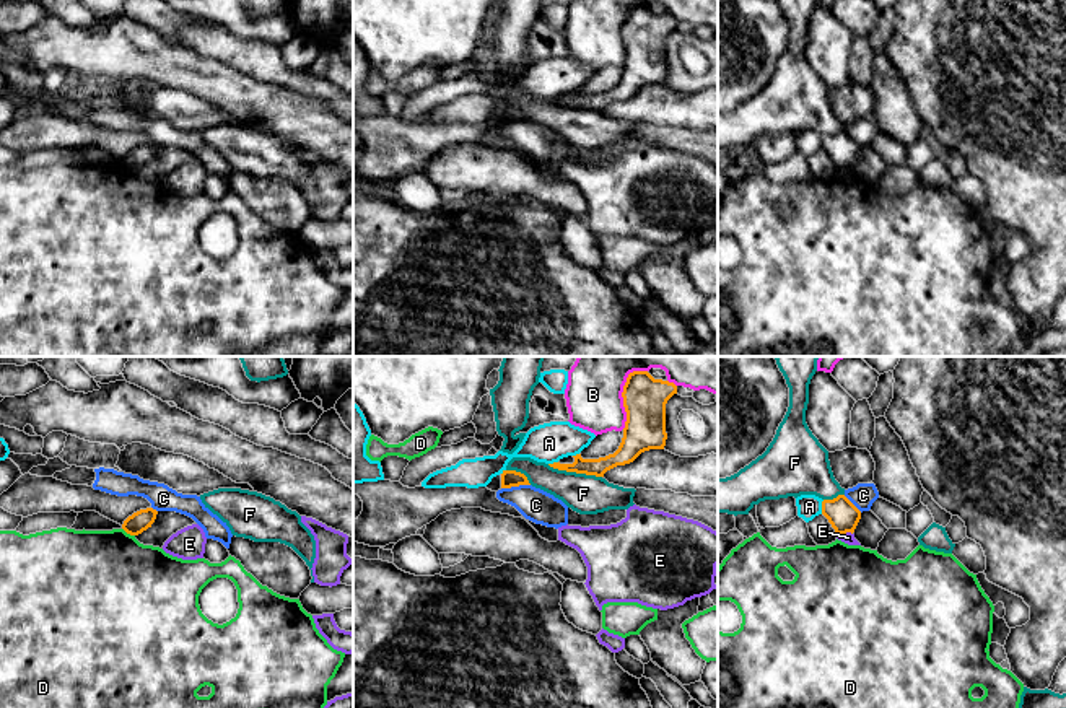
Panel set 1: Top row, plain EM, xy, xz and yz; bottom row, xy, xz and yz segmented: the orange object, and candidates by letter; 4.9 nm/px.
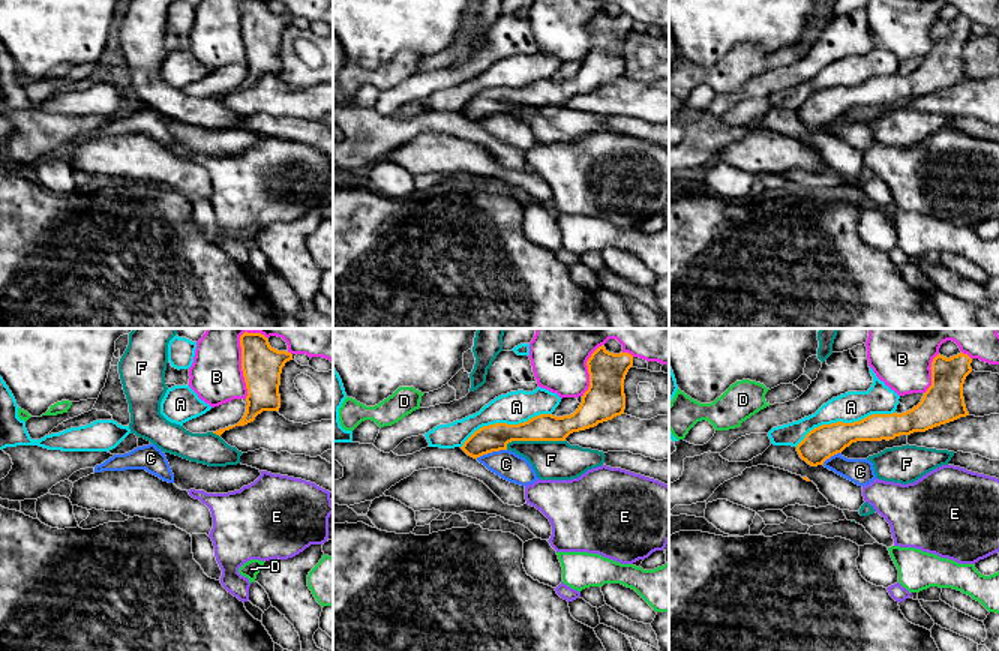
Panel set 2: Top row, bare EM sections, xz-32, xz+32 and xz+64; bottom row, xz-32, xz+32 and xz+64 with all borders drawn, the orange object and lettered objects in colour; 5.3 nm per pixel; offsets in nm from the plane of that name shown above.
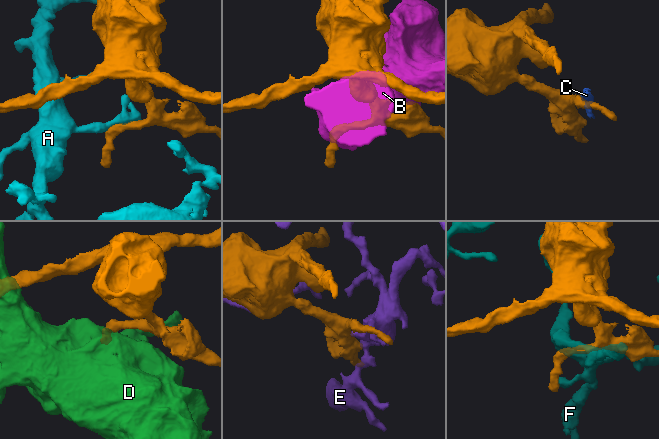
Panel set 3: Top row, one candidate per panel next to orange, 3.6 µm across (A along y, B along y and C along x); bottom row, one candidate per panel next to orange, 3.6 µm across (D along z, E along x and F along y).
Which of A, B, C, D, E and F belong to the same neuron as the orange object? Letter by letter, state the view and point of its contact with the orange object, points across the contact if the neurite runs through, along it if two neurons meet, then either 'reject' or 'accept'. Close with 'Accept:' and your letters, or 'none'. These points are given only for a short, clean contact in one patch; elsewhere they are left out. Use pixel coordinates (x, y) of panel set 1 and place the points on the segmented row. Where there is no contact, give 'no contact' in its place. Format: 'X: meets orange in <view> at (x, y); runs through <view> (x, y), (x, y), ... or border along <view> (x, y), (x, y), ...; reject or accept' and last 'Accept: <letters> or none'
A: meets orange in yz at (822, 506); reject
B: meets orange in xz at (622, 393); reject
C: meets orange in xz at (515, 485); border along xz (529, 484), (502, 489); reject
D: meets orange in xy at (129, 533); reject
E: meets orange in yz at (843, 533); reject
F: meets orange in xz at (575, 471); reject
Accept: none

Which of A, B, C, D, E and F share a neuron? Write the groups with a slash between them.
A / B / C / D / E / F

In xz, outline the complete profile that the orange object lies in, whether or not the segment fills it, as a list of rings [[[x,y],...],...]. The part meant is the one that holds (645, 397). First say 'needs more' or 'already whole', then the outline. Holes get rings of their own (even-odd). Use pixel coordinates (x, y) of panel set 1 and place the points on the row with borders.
already whole | [[[633,371],[623,386],[623,407],[627,422],[623,438],[614,454],[599,459],[583,459],[573,456],[573,464],[548,464],[553,469],[604,477],[617,465],[633,462],[641,452],[649,449],[664,449],[666,433],[666,404],[677,394],[677,386],[669,381],[654,379],[648,371]]]

